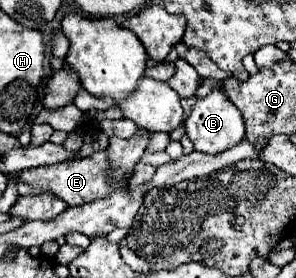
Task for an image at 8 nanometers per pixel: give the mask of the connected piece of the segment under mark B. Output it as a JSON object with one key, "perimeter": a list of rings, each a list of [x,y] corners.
{"perimeter":[[[217,89],[195,103],[189,119],[185,121],[185,129],[193,147],[209,155],[217,155],[217,151],[223,151],[225,147],[233,147],[233,143],[239,143],[245,137],[245,123],[239,109],[227,99],[223,91]]]}

